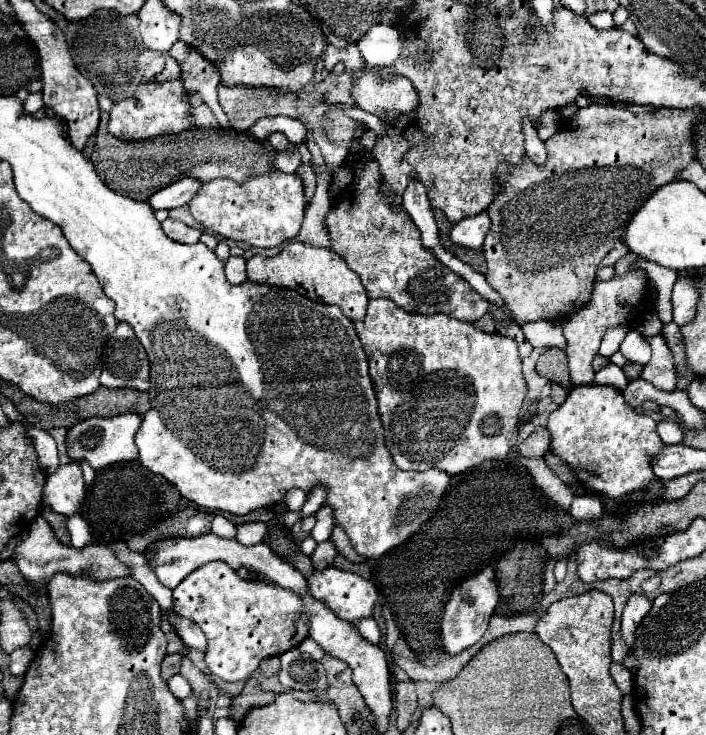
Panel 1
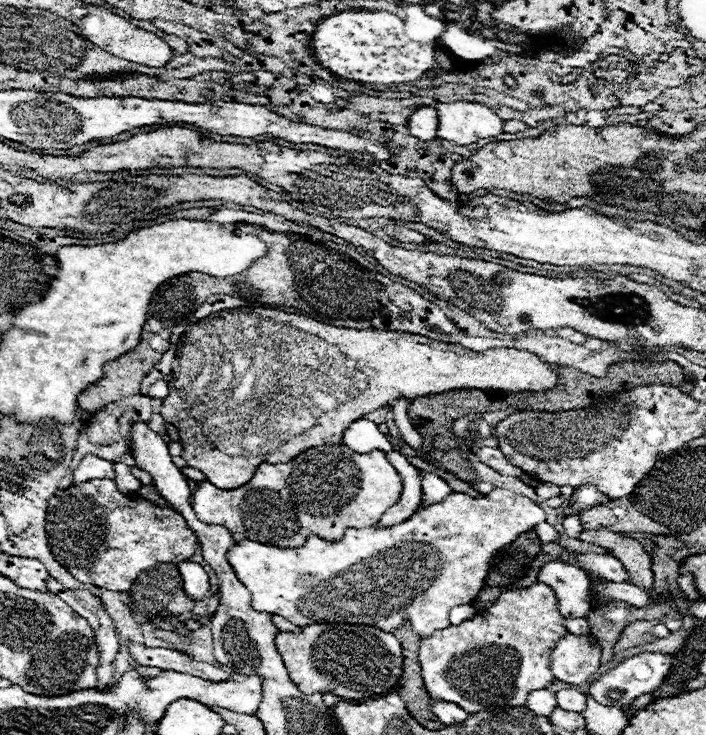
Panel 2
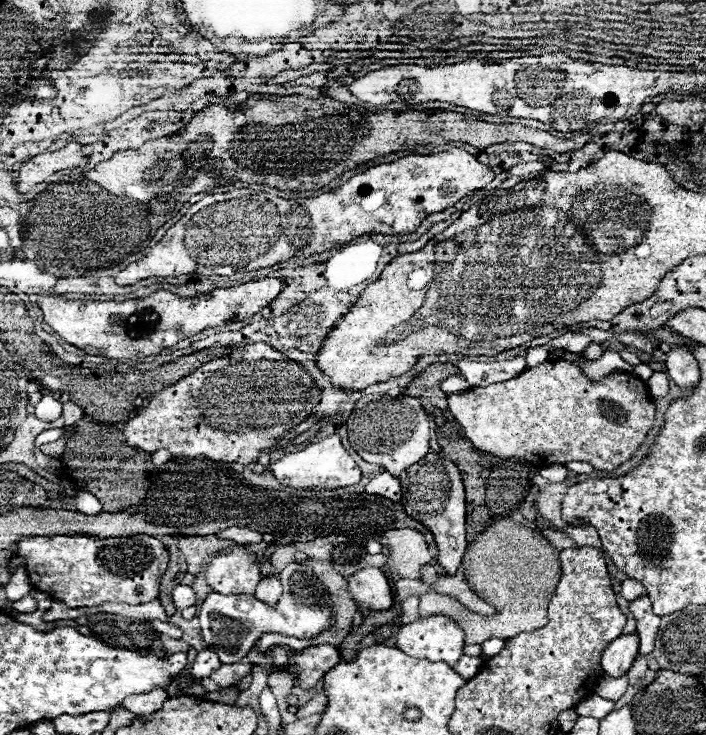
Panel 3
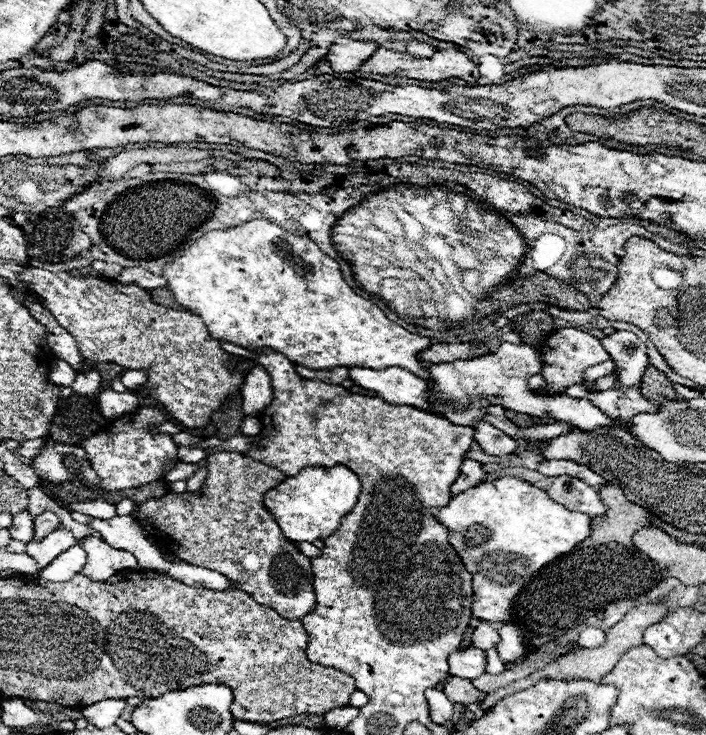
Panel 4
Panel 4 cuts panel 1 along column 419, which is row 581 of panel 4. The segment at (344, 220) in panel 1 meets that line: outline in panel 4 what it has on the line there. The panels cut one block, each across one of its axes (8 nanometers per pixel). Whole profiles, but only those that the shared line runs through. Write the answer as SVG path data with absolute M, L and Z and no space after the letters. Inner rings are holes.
M216 452L206 462L208 475L200 490L148 498L132 514L158 548L234 578L234 588L246 590L256 602L278 610L284 618L300 620L316 602L310 558L300 554L298 546L282 534L262 502L264 492L278 486L286 476L240 452Z

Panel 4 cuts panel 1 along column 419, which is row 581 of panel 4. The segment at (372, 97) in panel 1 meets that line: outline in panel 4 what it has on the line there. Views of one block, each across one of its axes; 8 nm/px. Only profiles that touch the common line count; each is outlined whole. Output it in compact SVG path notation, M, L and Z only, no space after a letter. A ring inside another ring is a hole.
M86 536L80 542L80 546L88 554L86 568L82 570L82 574L86 574L88 578L104 582L106 578L112 578L118 570L124 570L124 568L136 570L136 558L130 552L116 550L116 548L108 546L104 540Z

